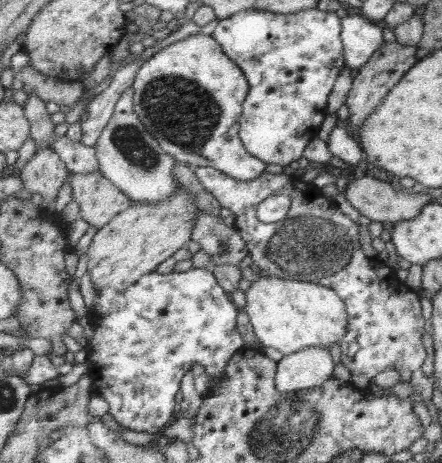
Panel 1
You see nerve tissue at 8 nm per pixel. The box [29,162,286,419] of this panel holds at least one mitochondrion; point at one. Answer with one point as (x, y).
(223, 246)

